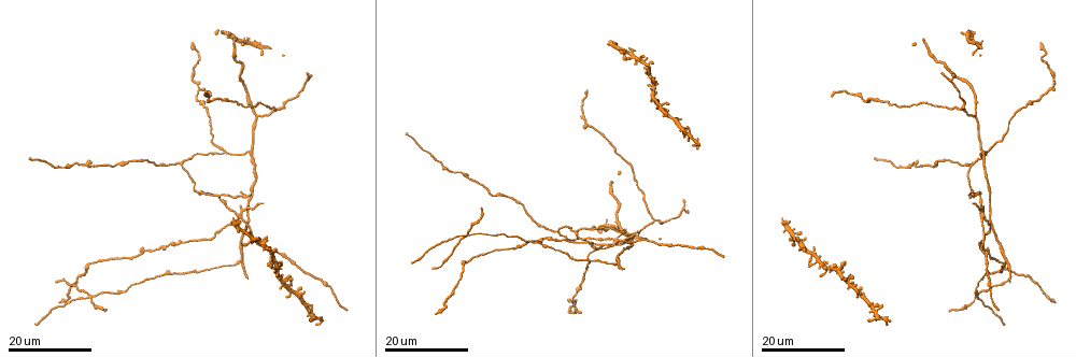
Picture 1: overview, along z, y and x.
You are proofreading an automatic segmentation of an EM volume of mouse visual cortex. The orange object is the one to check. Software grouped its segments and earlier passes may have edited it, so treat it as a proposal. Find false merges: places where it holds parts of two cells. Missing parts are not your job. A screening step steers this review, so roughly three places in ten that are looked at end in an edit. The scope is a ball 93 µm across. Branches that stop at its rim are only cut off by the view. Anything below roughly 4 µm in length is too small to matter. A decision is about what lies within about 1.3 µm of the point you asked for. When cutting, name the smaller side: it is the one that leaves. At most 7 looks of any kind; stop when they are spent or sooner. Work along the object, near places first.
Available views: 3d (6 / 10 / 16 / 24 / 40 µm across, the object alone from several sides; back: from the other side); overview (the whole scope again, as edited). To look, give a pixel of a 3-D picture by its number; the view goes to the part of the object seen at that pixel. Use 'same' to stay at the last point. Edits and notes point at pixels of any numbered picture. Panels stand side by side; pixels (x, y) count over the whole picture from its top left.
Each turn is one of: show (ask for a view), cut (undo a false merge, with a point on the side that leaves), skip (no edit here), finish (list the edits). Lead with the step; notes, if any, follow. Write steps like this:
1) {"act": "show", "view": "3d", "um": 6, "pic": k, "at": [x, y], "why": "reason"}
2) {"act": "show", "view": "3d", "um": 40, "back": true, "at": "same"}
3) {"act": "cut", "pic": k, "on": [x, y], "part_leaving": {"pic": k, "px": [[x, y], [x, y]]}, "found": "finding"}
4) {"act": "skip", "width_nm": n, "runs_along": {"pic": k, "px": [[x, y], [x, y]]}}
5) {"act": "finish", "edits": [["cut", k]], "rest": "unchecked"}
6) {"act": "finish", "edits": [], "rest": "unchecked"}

{"act": "show", "view": "3d", "um": 16, "pic": 1, "at": [558, 231], "why": "arms part here"}

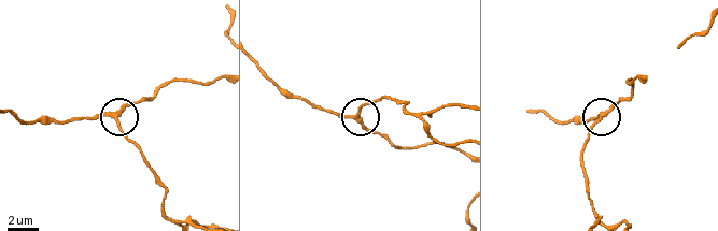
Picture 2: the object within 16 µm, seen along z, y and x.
{"act": "show", "view": "3d", "um": 6, "pic": 2, "at": [109, 115]}

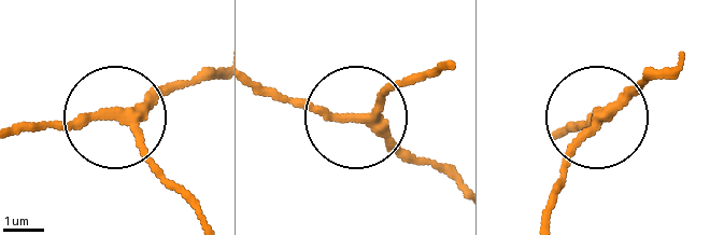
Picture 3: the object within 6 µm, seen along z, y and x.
{"act": "skip", "arms": 3, "runs_along": {"pic": 3, "px": [[203, 219], [118, 120], [18, 126]]}, "found": "one cell here"}

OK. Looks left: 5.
{"act": "show", "view": "3d", "um": 16, "pic": 1, "at": [241, 217], "why": "thin arm on a thick one"}

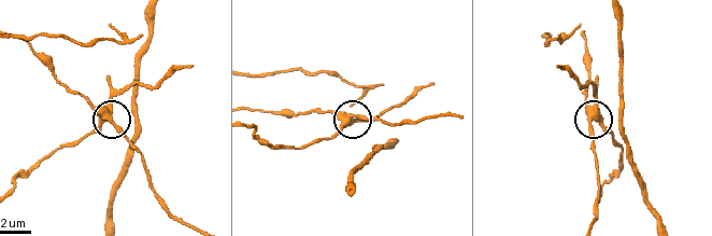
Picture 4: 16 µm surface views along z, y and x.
{"act": "show", "view": "3d", "um": 6, "pic": 4, "at": [599, 120], "why": "closer look"}

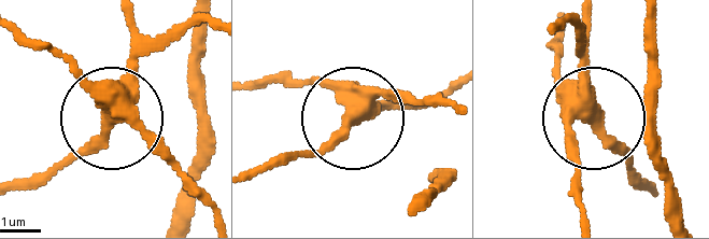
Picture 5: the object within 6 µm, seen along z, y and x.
{"act": "cut", "pic": 5, "on": [147, 45], "part_leaving": {"pic": 5, "px": [[121, 108], [83, 145], [11, 183]]}, "found": "a second cell is stuck on"}

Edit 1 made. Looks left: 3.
{"act": "show", "view": "3d", "um": 24, "pic": 1, "at": [542, 245], "why": "calibre changes"}

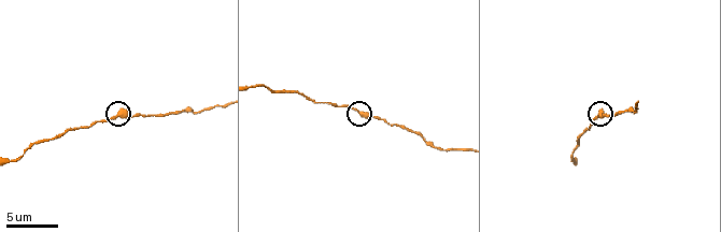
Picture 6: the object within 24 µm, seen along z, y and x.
{"act": "show", "view": "3d", "um": 6, "pic": 6, "at": [596, 117], "why": "zoom in"}

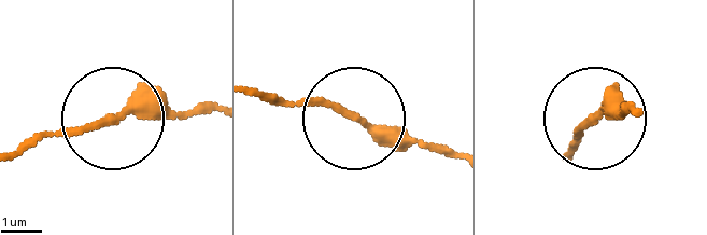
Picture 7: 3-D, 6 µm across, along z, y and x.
{"act": "skip", "width_nm": 180, "runs_along": {"pic": 7, "px": [[213, 111], [130, 111], [20, 141]]}, "found": "all the same cell"}

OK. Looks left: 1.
{"act": "finish", "edits": [["cut", 5]], "rest": "unchecked"}

